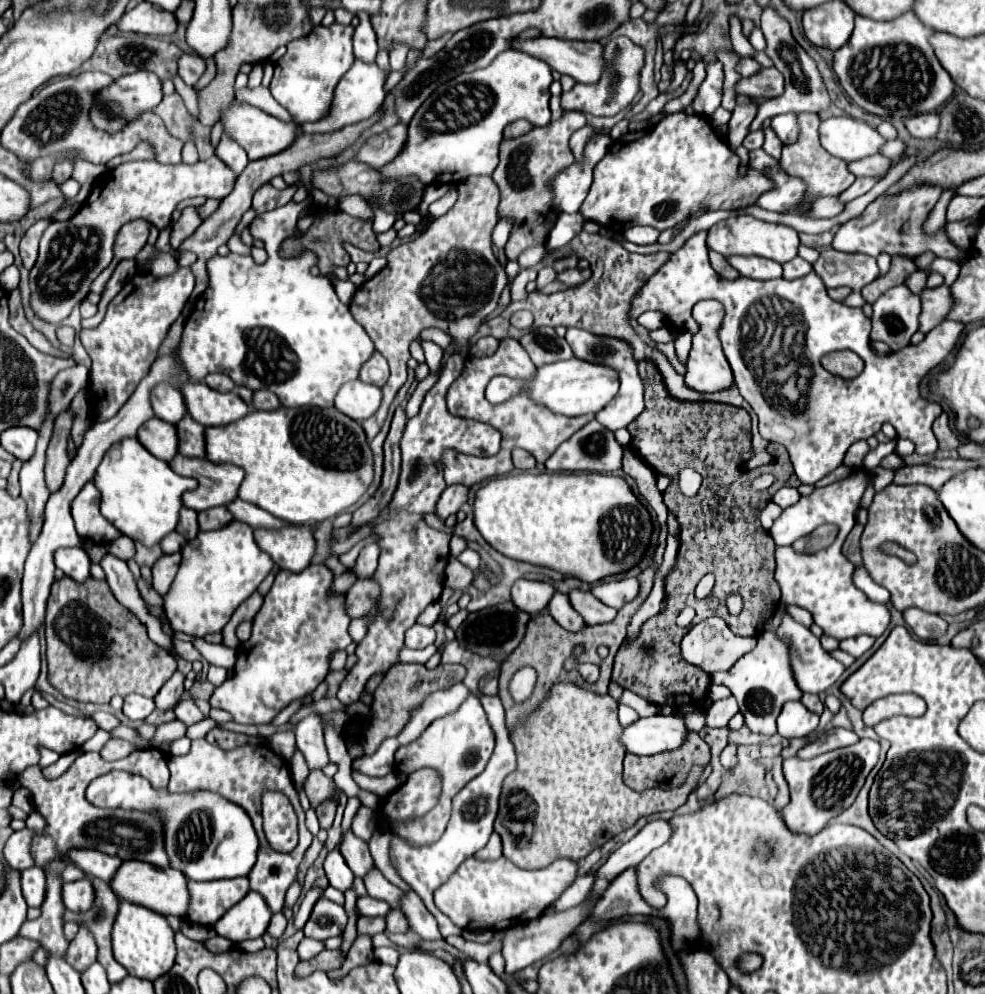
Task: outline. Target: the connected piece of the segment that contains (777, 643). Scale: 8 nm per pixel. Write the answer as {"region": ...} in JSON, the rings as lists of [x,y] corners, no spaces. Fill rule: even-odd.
{"region":[[[765,631],[759,634],[757,646],[753,652],[743,656],[735,668],[727,672],[715,672],[711,676],[713,684],[725,684],[733,696],[739,702],[739,710],[745,716],[745,724],[751,728],[751,732],[773,736],[777,732],[775,718],[779,716],[781,708],[789,700],[801,700],[801,690],[795,684],[795,676],[791,672],[791,660],[789,660],[789,646],[781,642],[773,631]]]}

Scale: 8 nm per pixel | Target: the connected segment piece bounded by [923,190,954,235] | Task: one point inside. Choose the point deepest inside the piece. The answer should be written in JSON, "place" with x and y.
{"place":[936,219]}

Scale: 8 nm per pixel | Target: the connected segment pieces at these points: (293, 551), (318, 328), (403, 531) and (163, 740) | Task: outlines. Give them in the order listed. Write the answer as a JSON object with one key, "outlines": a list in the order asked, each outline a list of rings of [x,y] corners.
{"outlines":[[[[287,526],[281,530],[255,530],[255,542],[281,570],[303,572],[315,556],[315,538],[309,526]]],[[[291,202],[277,210],[265,212],[251,222],[251,234],[264,242],[267,252],[265,264],[255,264],[251,256],[229,254],[225,258],[215,256],[207,262],[209,288],[197,300],[193,314],[189,316],[179,358],[185,364],[193,382],[201,382],[211,372],[227,374],[235,386],[245,386],[253,392],[269,390],[279,396],[285,408],[295,406],[333,406],[333,398],[343,382],[355,380],[365,360],[375,352],[367,332],[351,318],[349,308],[337,298],[333,284],[323,276],[313,276],[309,270],[317,264],[315,254],[305,252],[299,258],[281,260],[279,244],[297,232],[299,214],[307,208],[305,202]]],[[[451,354],[447,364],[441,370],[437,384],[427,392],[421,410],[417,416],[407,420],[407,430],[401,438],[401,476],[399,486],[391,504],[381,512],[375,520],[375,534],[381,534],[379,548],[381,558],[375,570],[375,580],[381,584],[381,604],[371,610],[373,622],[369,624],[367,636],[357,646],[359,662],[349,672],[345,682],[341,684],[337,698],[341,704],[353,704],[359,700],[367,680],[375,672],[387,672],[395,662],[397,654],[403,648],[403,638],[407,628],[417,622],[417,616],[431,604],[437,602],[443,590],[443,572],[449,558],[449,534],[429,528],[423,522],[425,512],[435,512],[435,504],[445,490],[443,470],[441,470],[441,452],[445,448],[455,448],[459,452],[471,456],[493,456],[499,452],[501,434],[489,424],[467,420],[455,416],[447,410],[445,394],[453,380],[461,374],[465,364],[465,356]]],[[[181,720],[165,722],[165,724],[157,726],[155,736],[151,738],[151,746],[153,746],[153,748],[159,748],[159,746],[163,746],[163,744],[169,744],[169,742],[185,736],[185,730],[187,730],[187,726],[185,726]]]]}

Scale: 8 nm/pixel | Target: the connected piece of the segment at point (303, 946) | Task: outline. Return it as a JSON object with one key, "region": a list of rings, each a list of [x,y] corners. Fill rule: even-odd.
{"region":[[[303,938],[303,940],[299,942],[299,948],[297,948],[301,960],[313,958],[313,956],[317,956],[321,950],[323,950],[323,944],[317,942],[317,940],[311,940],[311,938]]]}

